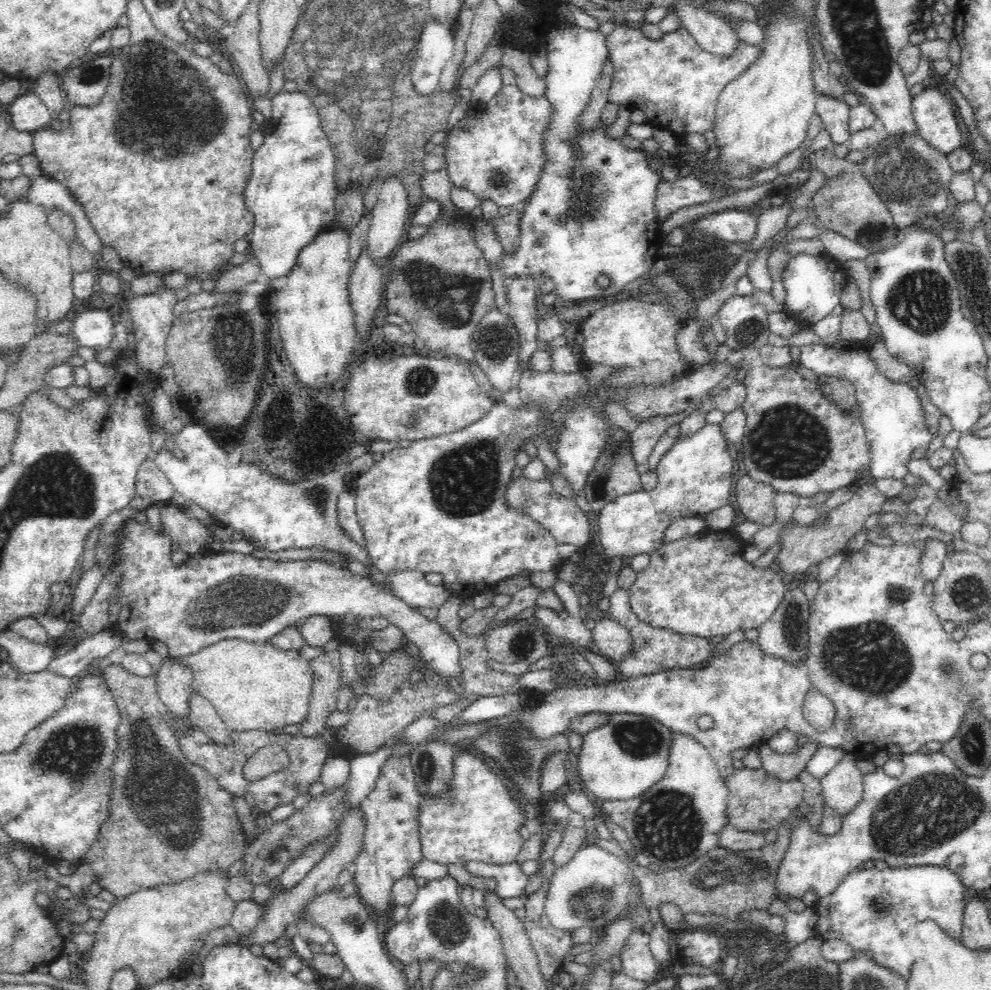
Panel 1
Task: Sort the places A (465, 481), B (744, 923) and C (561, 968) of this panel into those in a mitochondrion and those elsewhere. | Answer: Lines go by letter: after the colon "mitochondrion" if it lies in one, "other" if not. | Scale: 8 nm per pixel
A: mitochondrion
B: other
C: other

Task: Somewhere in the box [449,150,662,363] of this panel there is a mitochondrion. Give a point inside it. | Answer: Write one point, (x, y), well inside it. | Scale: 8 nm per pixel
(583, 207)

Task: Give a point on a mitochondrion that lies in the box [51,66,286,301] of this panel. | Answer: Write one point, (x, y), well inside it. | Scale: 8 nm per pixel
(173, 122)

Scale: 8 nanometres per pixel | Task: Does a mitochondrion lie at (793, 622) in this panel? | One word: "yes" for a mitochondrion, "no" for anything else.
yes

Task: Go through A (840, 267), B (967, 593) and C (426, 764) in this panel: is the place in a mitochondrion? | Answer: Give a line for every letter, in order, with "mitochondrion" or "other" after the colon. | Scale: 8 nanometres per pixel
A: other
B: mitochondrion
C: mitochondrion

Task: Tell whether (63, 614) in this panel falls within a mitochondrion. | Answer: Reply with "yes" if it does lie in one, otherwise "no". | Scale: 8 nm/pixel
no

